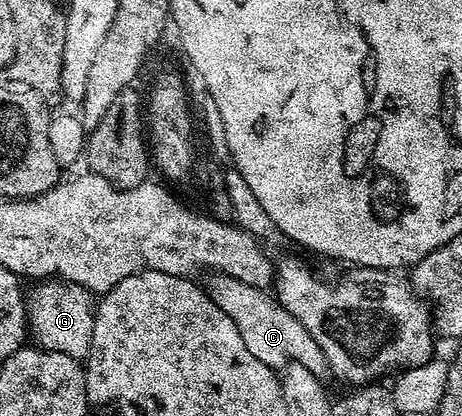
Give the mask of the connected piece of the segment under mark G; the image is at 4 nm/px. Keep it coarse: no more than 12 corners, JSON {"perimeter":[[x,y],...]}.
{"perimeter":[[58,278],[35,286],[28,326],[45,351],[85,359],[91,293]]}

